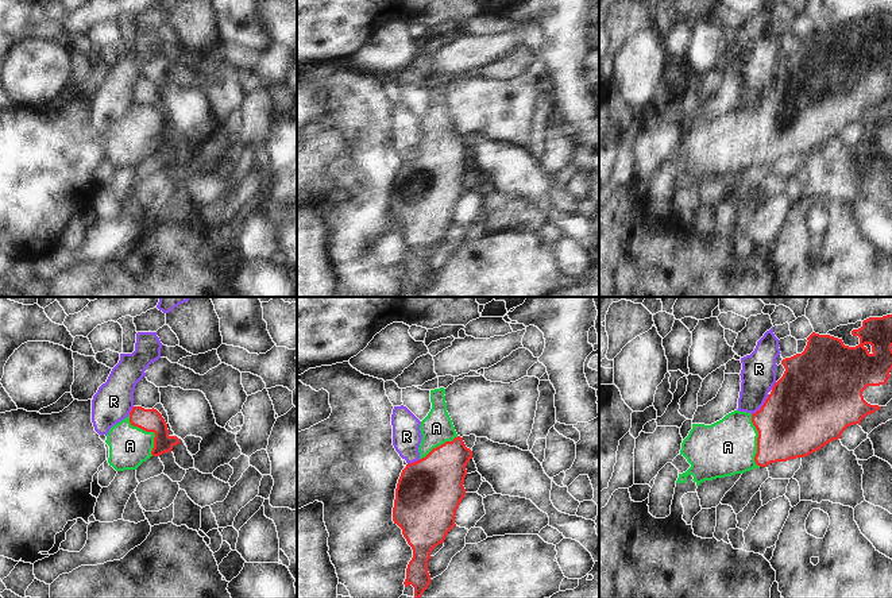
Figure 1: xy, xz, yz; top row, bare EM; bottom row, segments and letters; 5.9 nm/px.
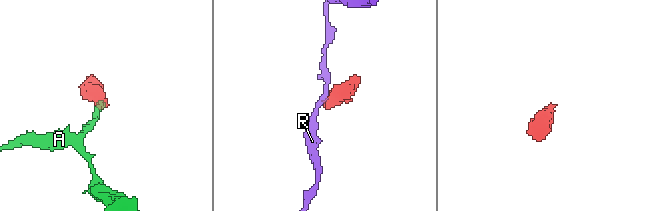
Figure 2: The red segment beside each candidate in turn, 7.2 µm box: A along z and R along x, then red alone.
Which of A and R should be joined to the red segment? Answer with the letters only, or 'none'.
A

